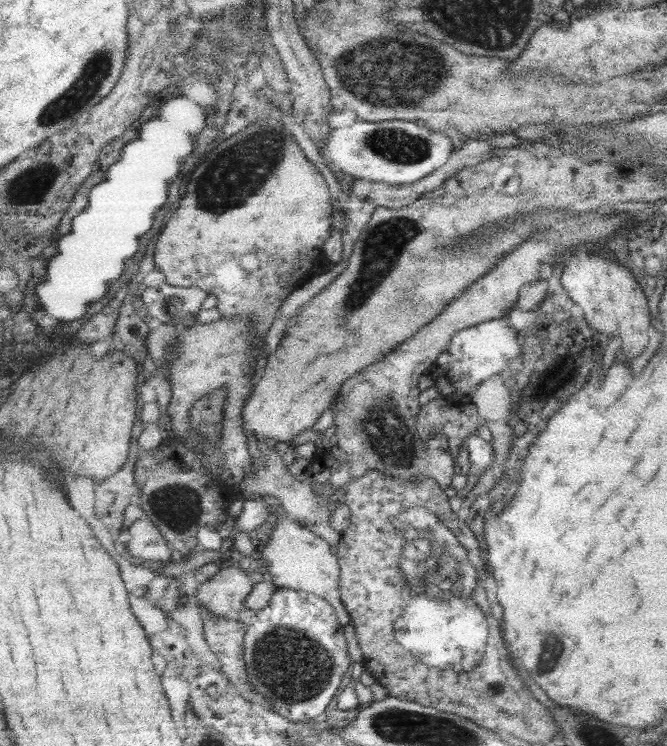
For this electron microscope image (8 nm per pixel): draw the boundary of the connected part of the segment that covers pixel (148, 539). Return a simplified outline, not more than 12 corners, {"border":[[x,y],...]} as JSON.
{"border":[[147,517],[129,528],[128,552],[139,560],[177,554]]}

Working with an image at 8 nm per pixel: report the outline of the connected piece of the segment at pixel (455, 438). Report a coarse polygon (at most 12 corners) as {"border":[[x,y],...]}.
{"border":[[472,396],[437,397],[422,405],[424,442],[444,434],[457,460],[486,420]]}

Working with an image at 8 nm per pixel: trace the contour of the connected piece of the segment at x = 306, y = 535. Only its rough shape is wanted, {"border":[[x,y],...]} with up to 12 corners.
{"border":[[277,515],[260,548],[275,586],[328,600],[353,622],[331,545]]}

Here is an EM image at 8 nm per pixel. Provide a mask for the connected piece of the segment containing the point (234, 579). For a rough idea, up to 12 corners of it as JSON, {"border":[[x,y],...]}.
{"border":[[226,567],[200,584],[198,606],[234,617],[254,585],[246,570]]}

